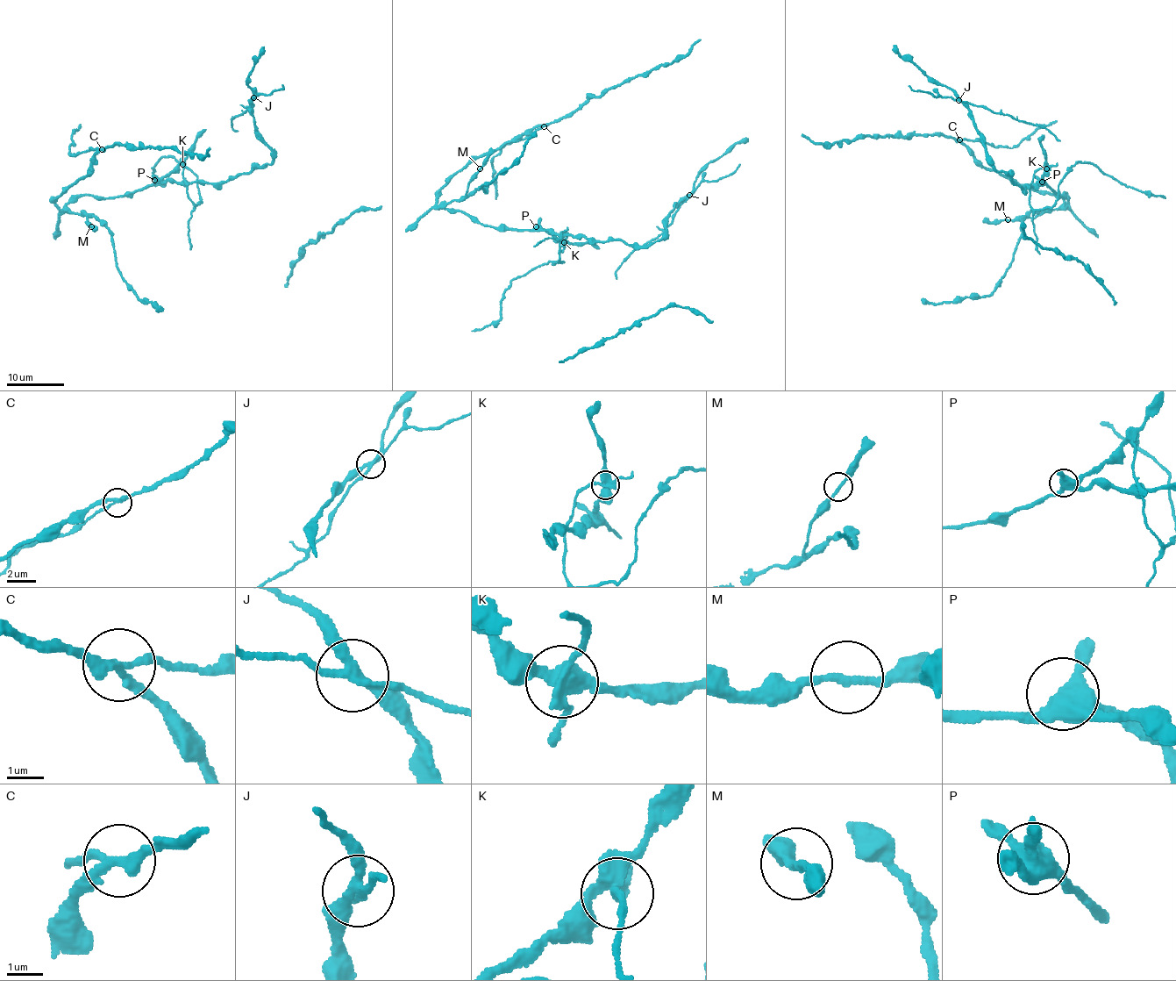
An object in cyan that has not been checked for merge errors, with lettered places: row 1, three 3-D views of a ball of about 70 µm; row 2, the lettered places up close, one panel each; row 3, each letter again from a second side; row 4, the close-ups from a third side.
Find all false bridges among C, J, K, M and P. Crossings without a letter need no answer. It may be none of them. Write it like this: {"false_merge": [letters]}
{"false_merge": ["C", "J", "K"]}

